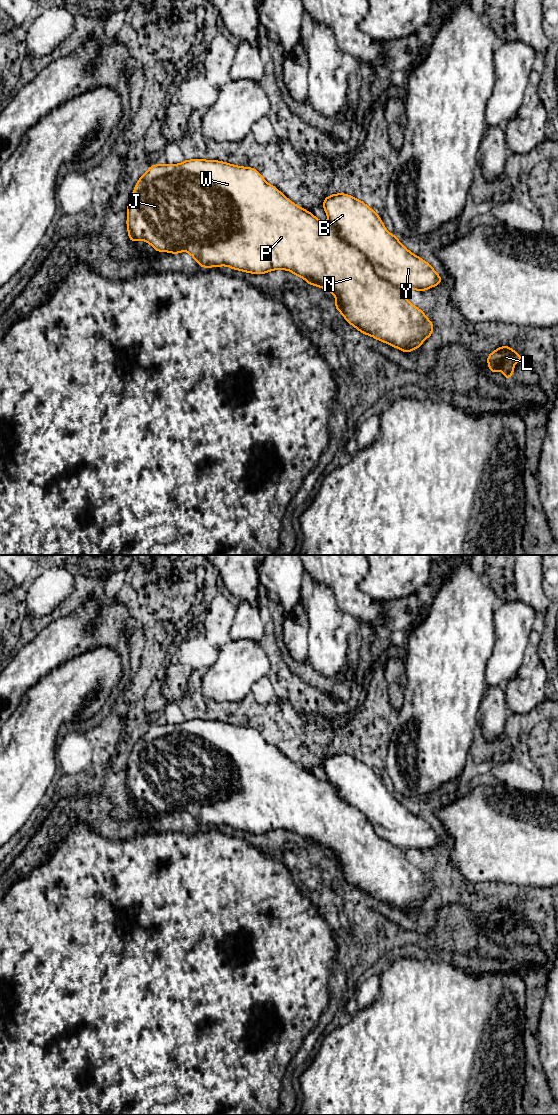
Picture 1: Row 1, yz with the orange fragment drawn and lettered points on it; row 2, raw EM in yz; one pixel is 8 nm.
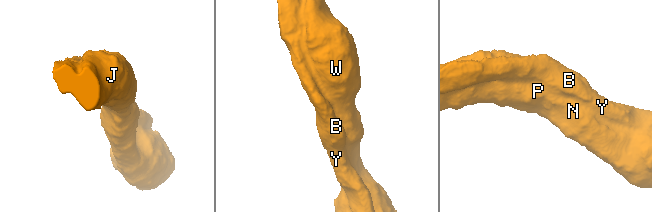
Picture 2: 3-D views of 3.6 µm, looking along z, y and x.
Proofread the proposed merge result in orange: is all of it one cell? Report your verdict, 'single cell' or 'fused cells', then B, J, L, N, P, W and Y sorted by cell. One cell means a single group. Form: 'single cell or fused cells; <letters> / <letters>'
single cell; B J L N P W Y

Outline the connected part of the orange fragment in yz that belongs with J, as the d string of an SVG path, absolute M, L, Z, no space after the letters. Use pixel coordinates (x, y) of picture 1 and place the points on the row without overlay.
M192 719L184 720L182 723L175 725L168 723L151 725L147 732L137 741L134 751L129 758L126 785L128 788L128 797L131 802L144 800L145 803L152 805L157 812L166 811L178 815L180 812L186 811L202 828L228 826L236 831L241 830L244 833L248 832L257 835L278 829L291 831L295 836L303 838L309 845L318 846L319 848L330 851L337 859L333 865L342 874L346 882L358 889L360 893L370 895L405 913L411 913L413 909L418 909L424 900L432 895L434 885L421 869L412 865L407 860L398 848L403 847L424 852L442 842L440 835L435 832L429 823L404 807L396 795L390 794L377 772L372 770L363 761L348 754L332 753L331 756L327 756L324 759L323 769L329 778L328 782L317 779L309 771L297 766L274 745L268 744L264 737L254 728L237 726L217 720Z

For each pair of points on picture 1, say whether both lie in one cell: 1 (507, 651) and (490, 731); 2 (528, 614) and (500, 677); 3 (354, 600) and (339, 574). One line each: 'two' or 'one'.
1: two
2: one
3: one

